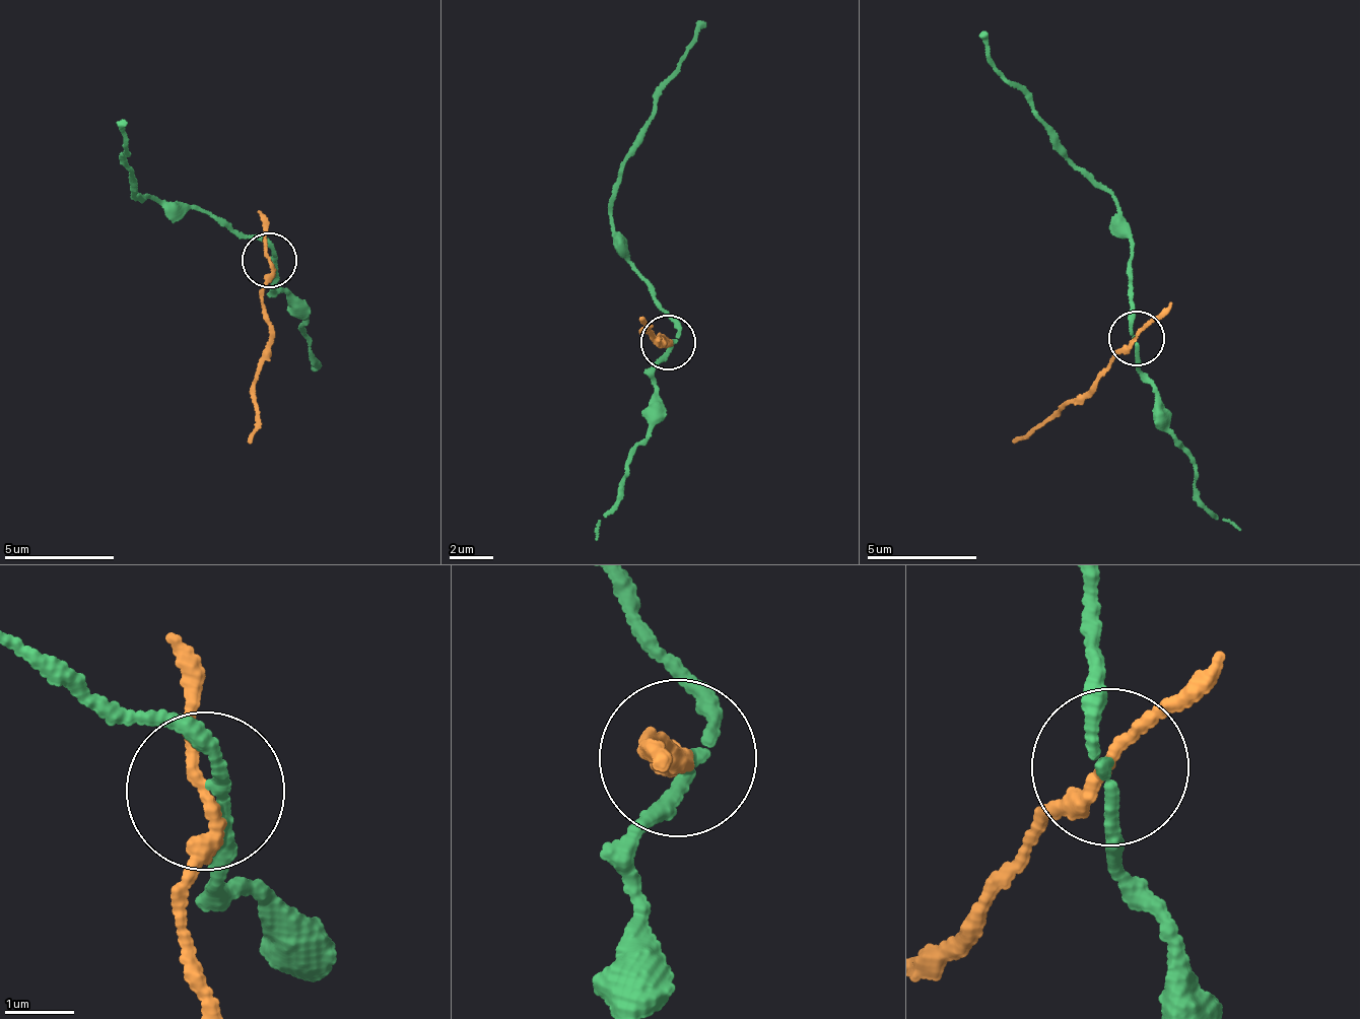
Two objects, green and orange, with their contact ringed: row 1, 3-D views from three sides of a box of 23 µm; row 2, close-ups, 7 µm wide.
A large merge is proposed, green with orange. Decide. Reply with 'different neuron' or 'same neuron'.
different neuron

